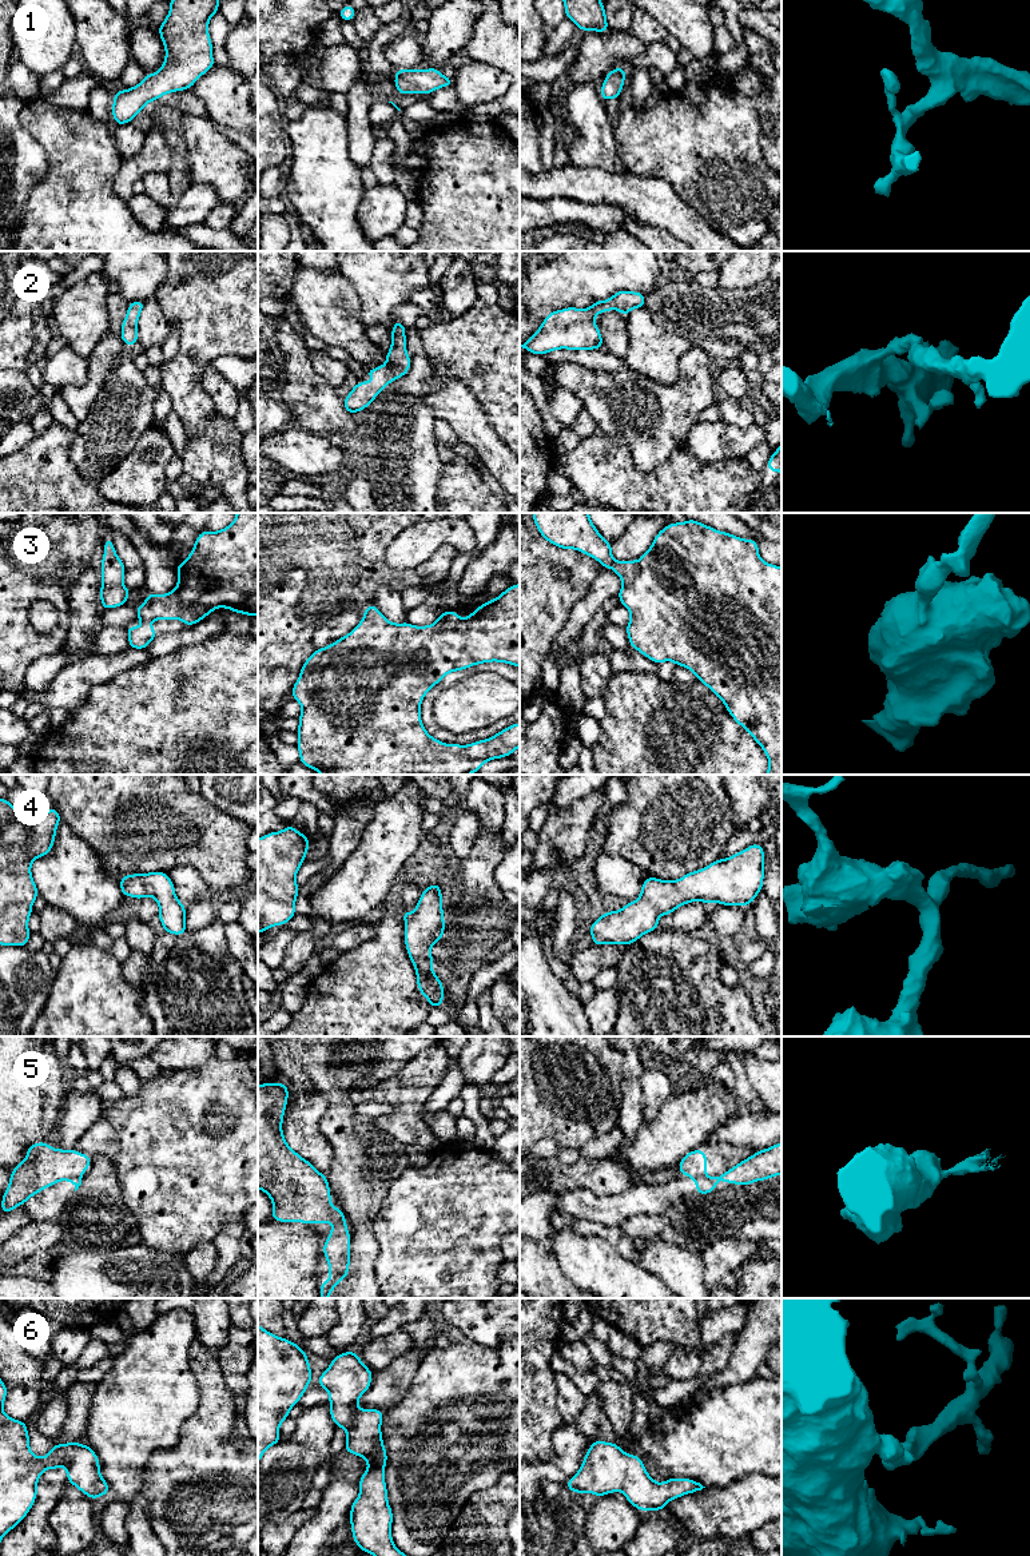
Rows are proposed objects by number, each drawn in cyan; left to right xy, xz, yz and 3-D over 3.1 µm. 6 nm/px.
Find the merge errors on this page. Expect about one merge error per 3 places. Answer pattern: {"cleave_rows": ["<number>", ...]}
{"cleave_rows": ["5"]}

